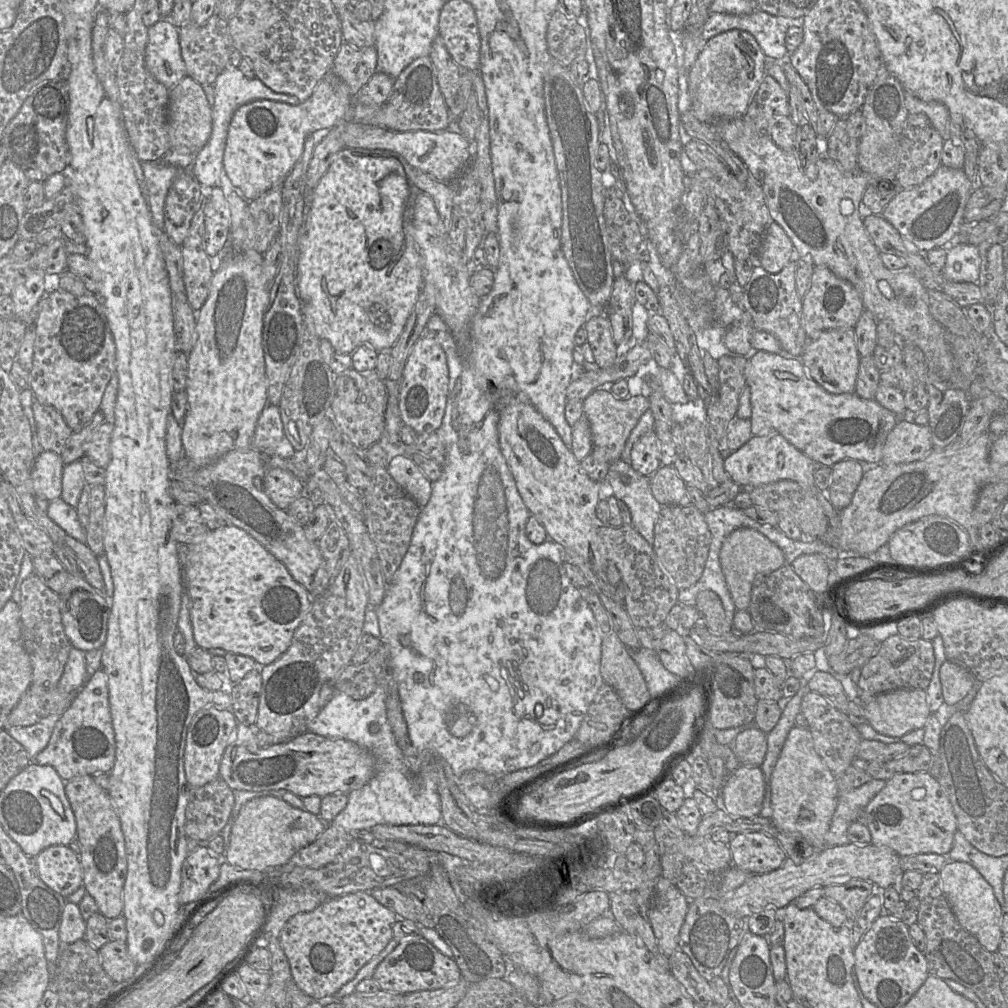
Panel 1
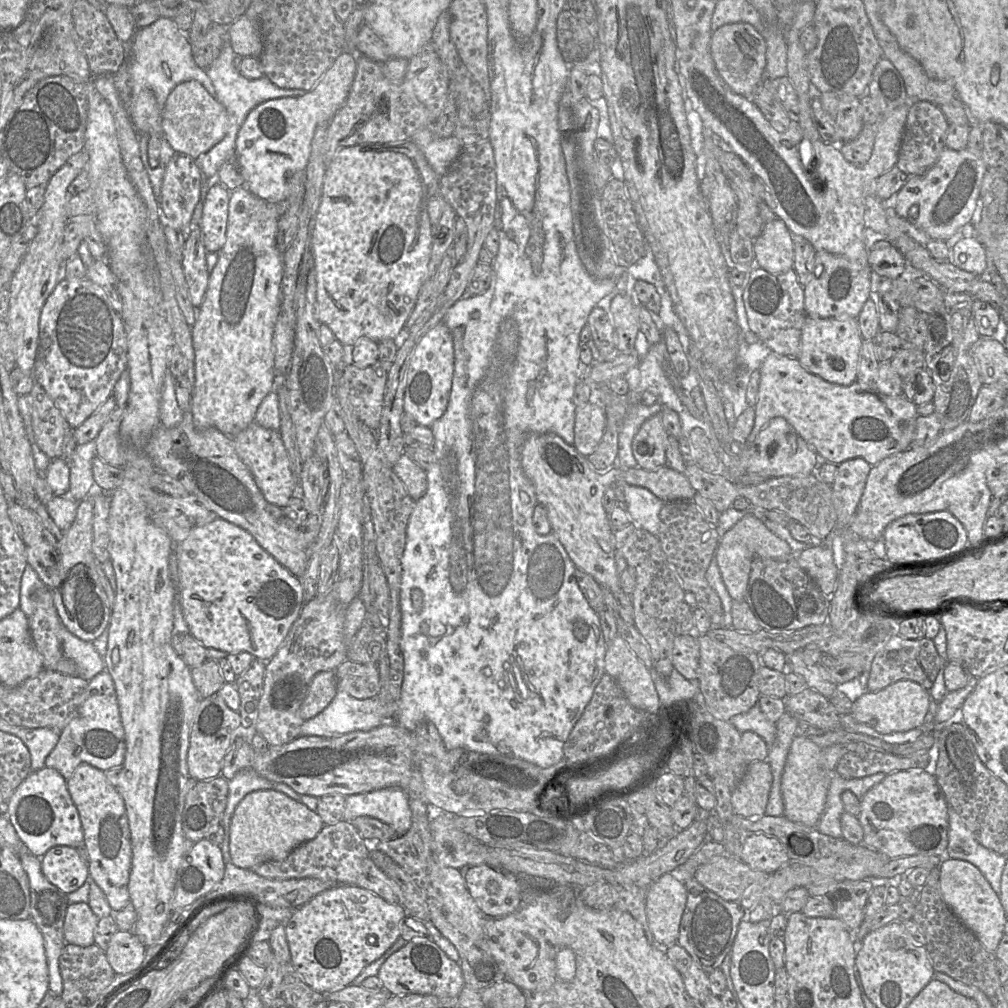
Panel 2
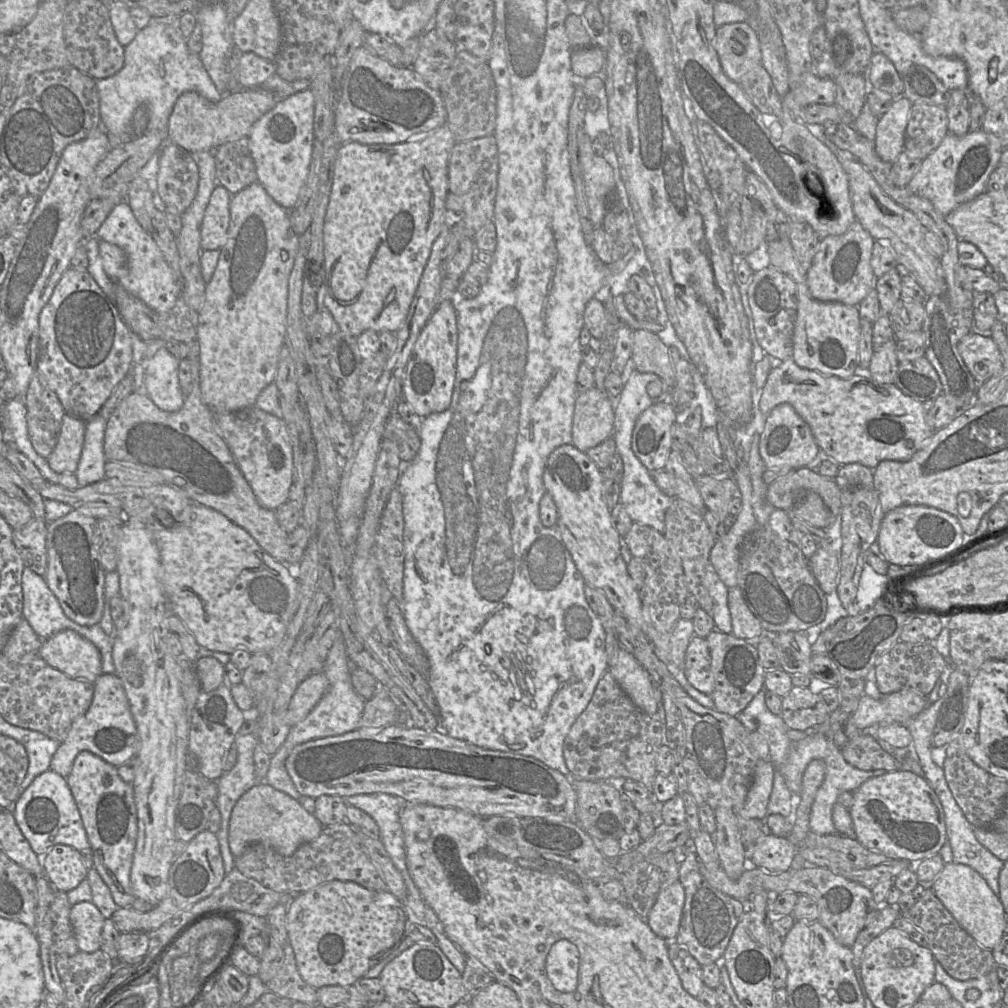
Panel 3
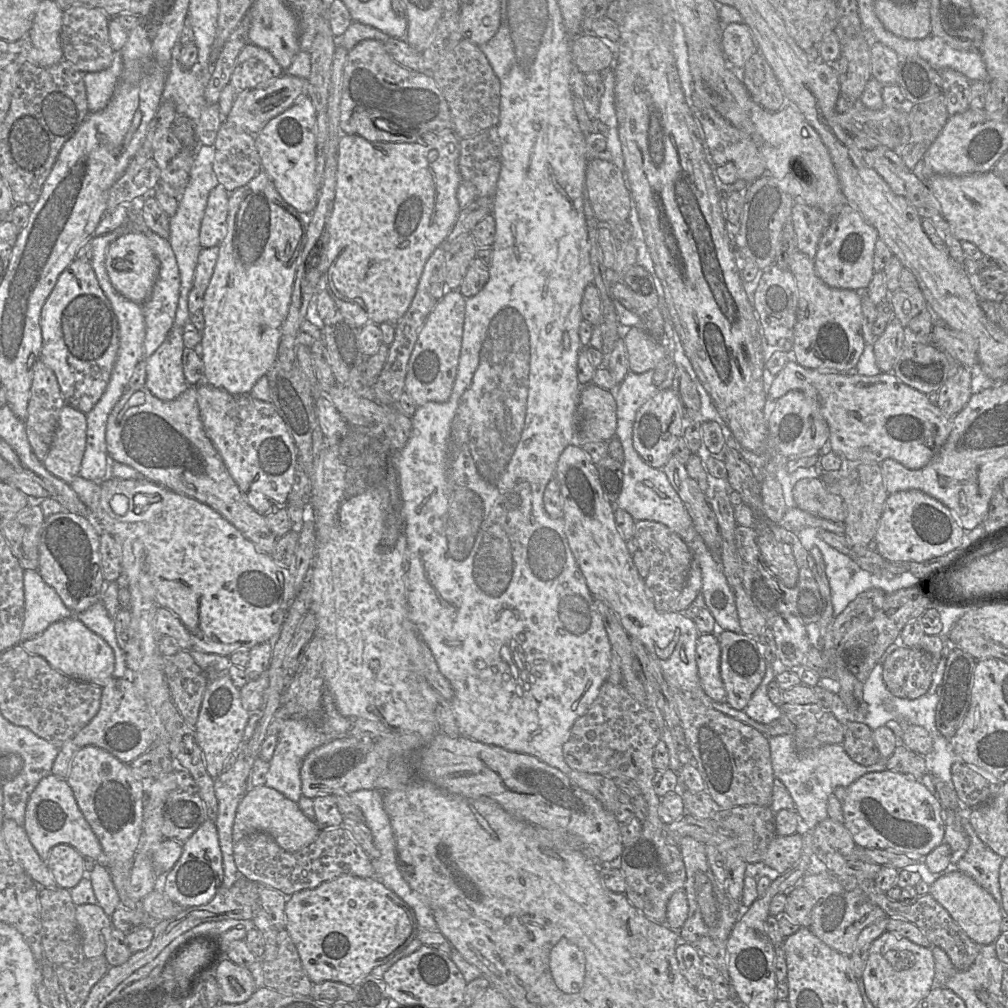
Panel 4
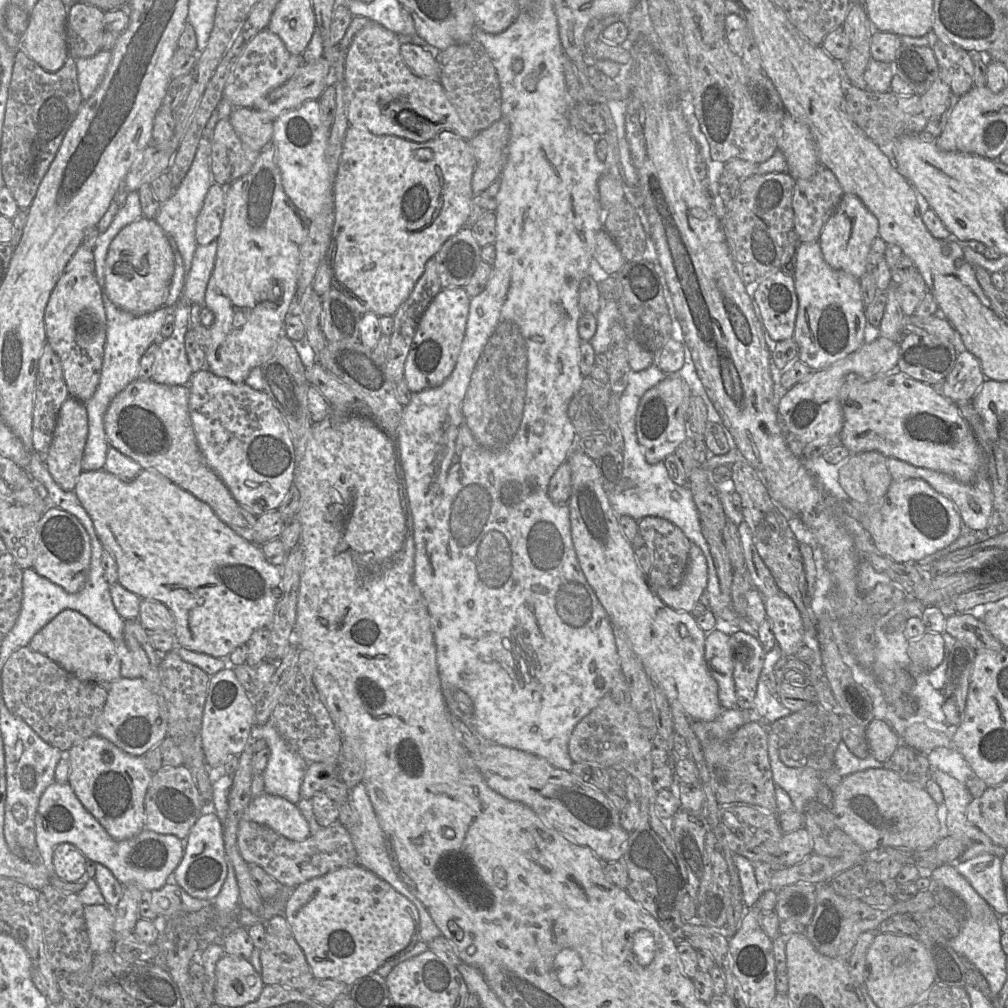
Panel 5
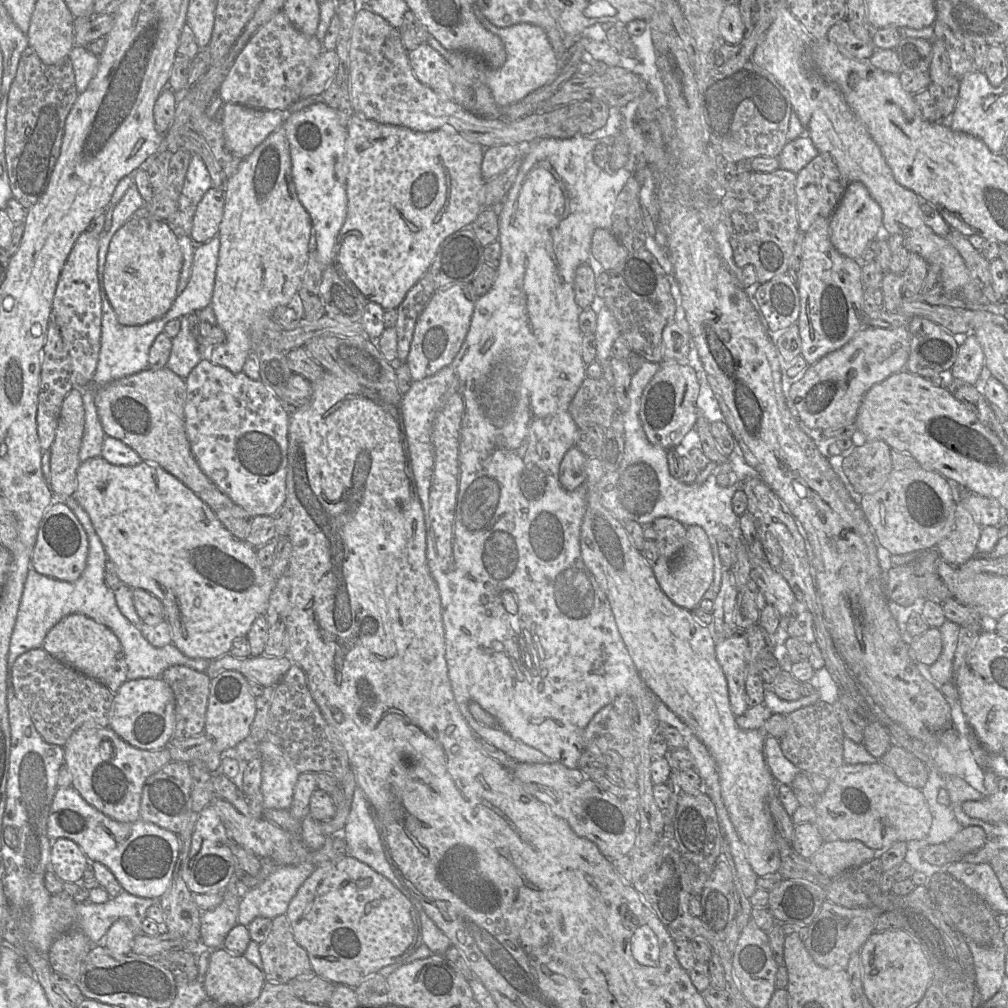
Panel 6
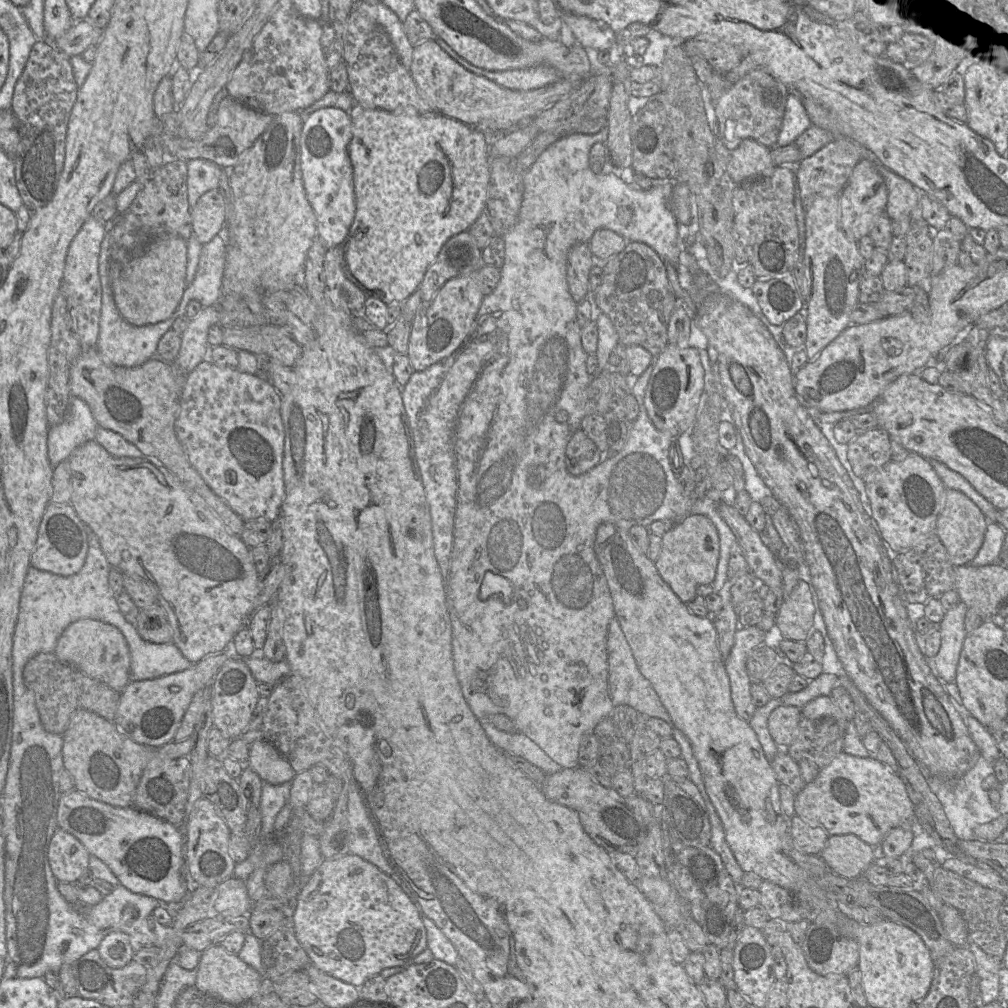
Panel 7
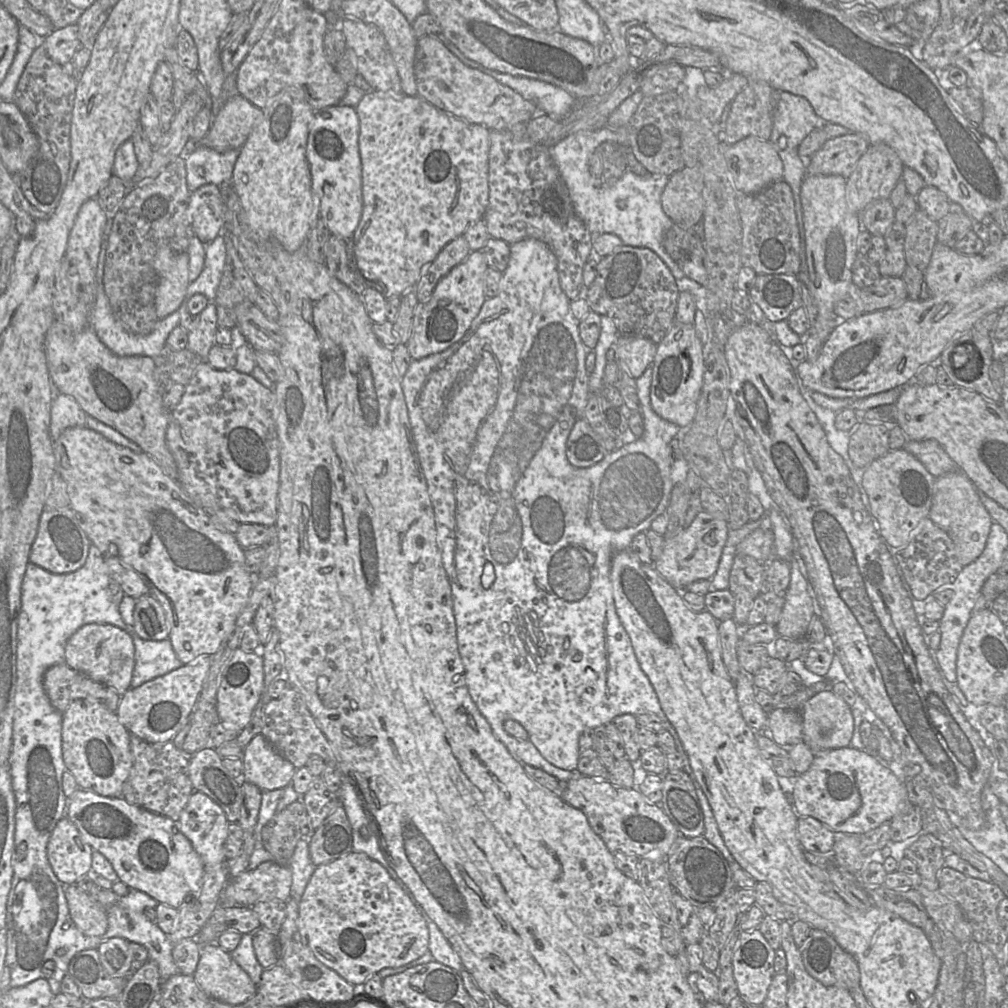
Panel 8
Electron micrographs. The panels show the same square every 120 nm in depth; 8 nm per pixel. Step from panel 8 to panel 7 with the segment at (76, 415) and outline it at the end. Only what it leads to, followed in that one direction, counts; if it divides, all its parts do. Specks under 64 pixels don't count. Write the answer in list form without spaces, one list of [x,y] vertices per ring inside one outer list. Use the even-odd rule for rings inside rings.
[[[71,396],[63,420],[49,426],[47,452],[50,465],[66,461],[76,448],[95,440],[98,424],[90,407],[81,398]]]

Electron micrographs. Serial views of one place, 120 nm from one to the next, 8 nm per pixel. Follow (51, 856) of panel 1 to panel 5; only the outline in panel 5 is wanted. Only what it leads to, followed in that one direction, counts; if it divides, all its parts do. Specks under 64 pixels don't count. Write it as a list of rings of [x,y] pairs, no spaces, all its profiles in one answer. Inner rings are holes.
[[[58,844],[52,860],[55,874],[62,881],[73,883],[85,879],[87,858],[73,844]]]

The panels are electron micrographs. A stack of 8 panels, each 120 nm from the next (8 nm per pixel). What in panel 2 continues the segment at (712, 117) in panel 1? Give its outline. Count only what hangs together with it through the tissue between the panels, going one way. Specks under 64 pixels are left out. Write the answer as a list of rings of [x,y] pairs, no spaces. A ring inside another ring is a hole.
[[[748,23],[727,24],[712,33],[710,48],[724,82],[736,94],[750,98],[766,77],[766,43],[761,32]]]

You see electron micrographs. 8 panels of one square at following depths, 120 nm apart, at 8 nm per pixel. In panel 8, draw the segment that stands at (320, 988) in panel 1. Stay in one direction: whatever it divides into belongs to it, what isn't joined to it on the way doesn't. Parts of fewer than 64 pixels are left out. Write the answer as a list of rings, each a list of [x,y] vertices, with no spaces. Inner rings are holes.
[[[351,851],[350,853],[329,863],[315,867],[315,870],[307,883],[305,891],[298,903],[299,913],[297,918],[297,937],[307,945],[315,957],[327,967],[336,971],[341,977],[352,985],[364,985],[365,981],[377,974],[383,968],[400,967],[406,965],[425,954],[429,947],[429,930],[426,921],[412,904],[409,897],[391,878],[387,870],[377,861],[368,857],[365,853]]]

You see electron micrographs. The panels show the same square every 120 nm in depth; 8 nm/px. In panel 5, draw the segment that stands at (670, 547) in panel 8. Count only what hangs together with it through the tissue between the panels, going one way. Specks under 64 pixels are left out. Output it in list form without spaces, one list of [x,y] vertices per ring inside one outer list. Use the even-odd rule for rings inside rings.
[[[691,543],[688,565],[681,583],[672,589],[659,588],[657,596],[677,612],[691,612],[707,587],[708,567],[702,550]]]

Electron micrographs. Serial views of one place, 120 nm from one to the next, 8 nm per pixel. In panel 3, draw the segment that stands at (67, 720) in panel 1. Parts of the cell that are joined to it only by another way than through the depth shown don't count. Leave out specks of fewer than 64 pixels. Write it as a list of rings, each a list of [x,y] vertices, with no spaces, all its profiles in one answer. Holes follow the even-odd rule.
[[[102,673],[93,684],[94,694],[90,707],[72,724],[50,762],[50,769],[64,778],[70,774],[74,760],[81,751],[89,751],[119,767],[135,758],[139,750],[137,726],[121,679],[116,674]]]

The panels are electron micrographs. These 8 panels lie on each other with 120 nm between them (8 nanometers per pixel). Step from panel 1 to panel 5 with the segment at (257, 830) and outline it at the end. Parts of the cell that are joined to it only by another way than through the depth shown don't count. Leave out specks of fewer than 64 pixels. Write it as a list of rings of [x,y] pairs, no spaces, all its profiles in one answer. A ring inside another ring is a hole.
[[[263,793],[253,798],[242,818],[265,825],[292,841],[303,841],[311,835],[298,806],[277,795]]]

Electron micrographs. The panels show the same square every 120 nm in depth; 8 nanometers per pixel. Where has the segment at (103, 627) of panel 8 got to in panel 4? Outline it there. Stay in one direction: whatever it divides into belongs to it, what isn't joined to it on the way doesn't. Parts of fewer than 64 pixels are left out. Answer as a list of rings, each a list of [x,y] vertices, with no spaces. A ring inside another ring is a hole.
[[[77,619],[57,621],[40,635],[20,644],[28,653],[43,657],[53,669],[75,680],[103,688],[113,678],[115,657],[112,648]]]

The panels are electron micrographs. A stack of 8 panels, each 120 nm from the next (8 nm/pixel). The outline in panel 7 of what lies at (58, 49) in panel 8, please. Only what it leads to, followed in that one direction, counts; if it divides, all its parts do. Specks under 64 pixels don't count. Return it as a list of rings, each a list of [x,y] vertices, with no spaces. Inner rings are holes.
[[[82,19],[76,21],[64,35],[51,42],[69,57],[82,55],[89,46],[97,45],[103,30],[92,25],[87,19]]]

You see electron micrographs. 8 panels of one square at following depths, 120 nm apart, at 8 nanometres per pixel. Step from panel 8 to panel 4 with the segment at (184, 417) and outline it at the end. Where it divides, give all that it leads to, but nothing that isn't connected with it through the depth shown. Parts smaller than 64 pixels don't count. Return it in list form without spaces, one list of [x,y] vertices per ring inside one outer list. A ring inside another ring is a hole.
[[[204,381],[191,386],[196,386],[204,430],[246,501],[264,516],[278,508],[286,508],[297,463],[297,449],[273,403],[257,400],[250,393],[230,394]]]

